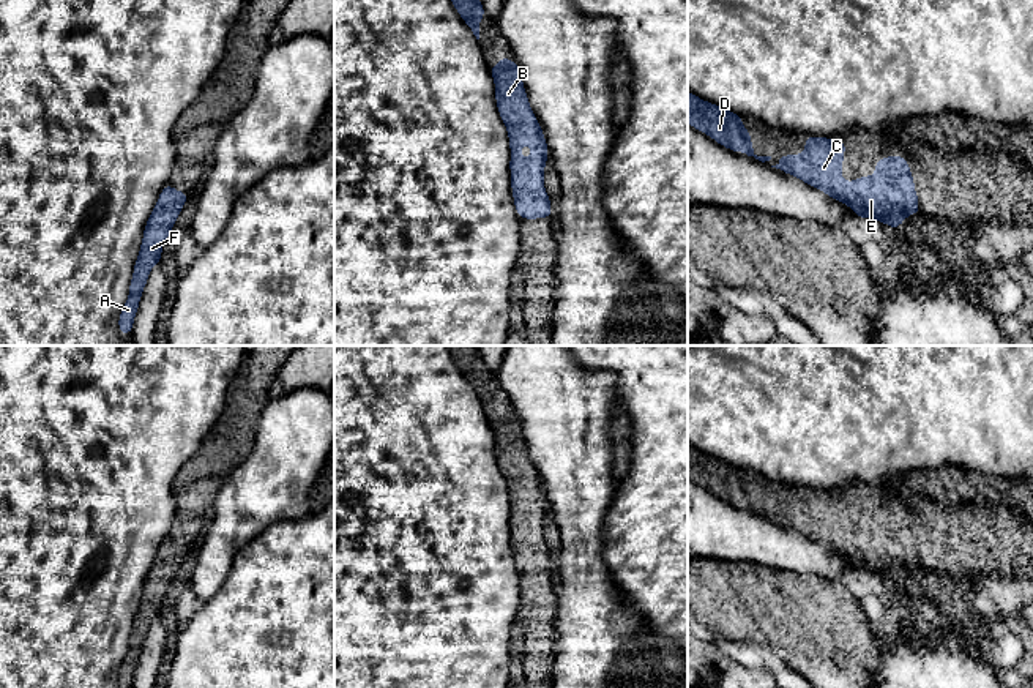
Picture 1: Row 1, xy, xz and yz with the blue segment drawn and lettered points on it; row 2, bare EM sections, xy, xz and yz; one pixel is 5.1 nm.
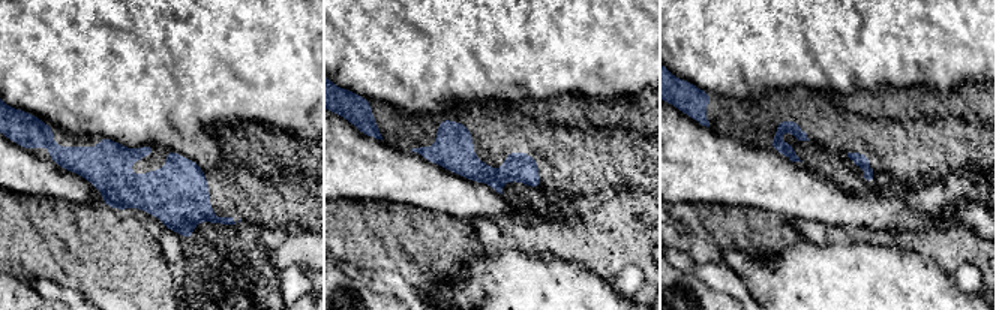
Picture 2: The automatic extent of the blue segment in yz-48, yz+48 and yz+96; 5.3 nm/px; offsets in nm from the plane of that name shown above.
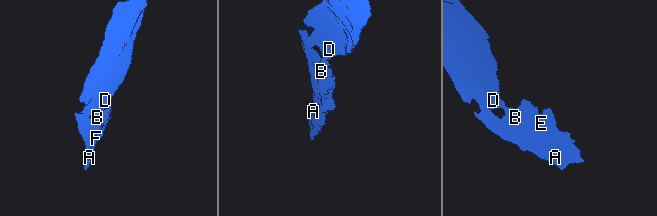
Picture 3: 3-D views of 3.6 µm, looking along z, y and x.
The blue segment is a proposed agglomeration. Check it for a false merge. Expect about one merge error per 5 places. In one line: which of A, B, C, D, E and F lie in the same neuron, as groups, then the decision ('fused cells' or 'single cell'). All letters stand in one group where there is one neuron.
A B C D E F | single cell

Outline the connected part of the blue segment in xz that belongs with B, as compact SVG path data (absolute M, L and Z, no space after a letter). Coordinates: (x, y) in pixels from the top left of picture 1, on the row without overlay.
M506 409L490 420L495 456L509 491L509 525L514 560L520 573L554 570L544 541L544 519L549 502L544 486L524 442L522 428Z

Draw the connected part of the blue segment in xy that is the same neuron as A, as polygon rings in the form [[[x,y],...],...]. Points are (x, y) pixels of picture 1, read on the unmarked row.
[[[167,537],[156,554],[156,559],[144,581],[142,598],[129,638],[129,649],[118,671],[118,683],[121,688],[129,688],[132,685],[136,666],[139,663],[150,623],[158,615],[162,615],[162,600],[188,552],[188,546],[175,544],[173,540]]]

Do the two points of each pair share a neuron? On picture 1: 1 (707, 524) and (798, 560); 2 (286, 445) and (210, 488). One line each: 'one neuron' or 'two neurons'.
1: one neuron
2: two neurons

